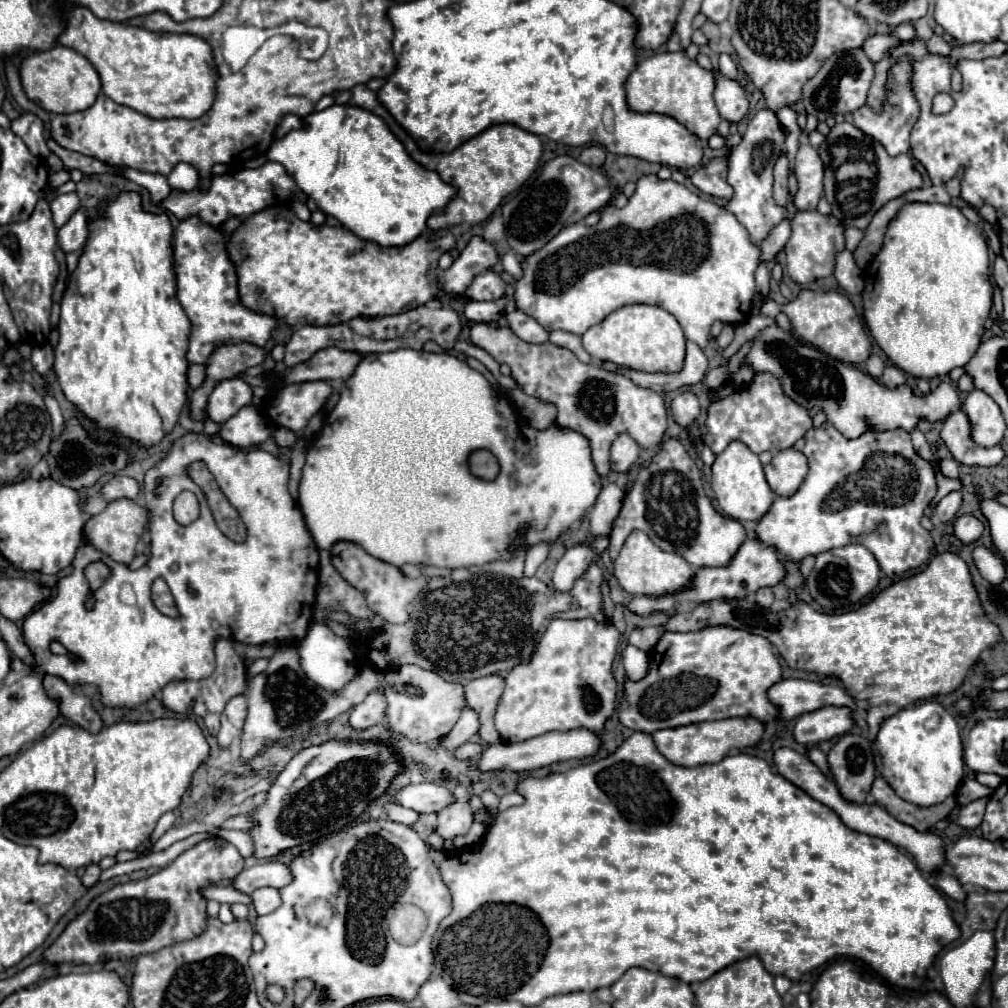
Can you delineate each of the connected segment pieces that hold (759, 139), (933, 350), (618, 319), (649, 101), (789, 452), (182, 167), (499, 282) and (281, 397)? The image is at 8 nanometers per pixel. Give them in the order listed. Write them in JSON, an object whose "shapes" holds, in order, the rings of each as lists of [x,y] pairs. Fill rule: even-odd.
{"shapes":[[[[761,109],[749,121],[745,135],[737,147],[729,153],[729,175],[727,181],[733,185],[735,195],[727,201],[727,209],[737,217],[737,221],[749,231],[749,237],[755,245],[759,245],[769,231],[779,225],[787,217],[787,209],[775,205],[773,201],[773,165],[783,153],[785,131],[771,109]]],[[[907,203],[903,207],[903,211],[891,221],[883,247],[877,253],[877,257],[873,259],[873,263],[867,267],[865,271],[865,289],[863,289],[863,301],[865,301],[865,323],[869,327],[869,333],[873,335],[875,343],[887,353],[887,357],[905,373],[915,375],[915,377],[923,377],[923,379],[931,379],[931,377],[943,377],[947,375],[951,369],[955,367],[963,367],[967,365],[967,361],[975,355],[975,349],[981,343],[983,331],[985,331],[985,321],[991,313],[991,297],[993,297],[993,287],[989,281],[989,247],[987,241],[983,239],[983,235],[977,231],[977,227],[973,223],[969,223],[965,219],[965,215],[953,207],[953,205],[941,205],[941,203]]],[[[627,305],[583,333],[583,347],[595,361],[613,361],[647,373],[679,373],[685,361],[685,335],[677,319],[657,305]]],[[[683,53],[653,55],[637,65],[627,79],[627,103],[633,111],[641,113],[665,113],[683,123],[701,141],[707,141],[719,127],[719,111],[713,101],[715,71],[699,67]]],[[[795,447],[779,451],[769,465],[765,465],[765,477],[769,487],[779,497],[791,497],[807,475],[807,457]]],[[[179,163],[171,173],[169,173],[169,185],[173,189],[181,191],[191,191],[199,185],[199,171],[193,165]]],[[[485,271],[473,279],[467,287],[465,297],[475,301],[493,301],[505,293],[505,281],[495,271]]],[[[325,381],[285,385],[267,405],[267,417],[281,427],[301,433],[309,419],[327,403],[329,395],[331,385]]]]}

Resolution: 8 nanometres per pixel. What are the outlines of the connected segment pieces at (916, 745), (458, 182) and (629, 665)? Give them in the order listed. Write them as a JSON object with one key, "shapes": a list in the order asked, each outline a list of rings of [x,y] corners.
{"shapes":[[[[925,701],[915,707],[905,707],[899,713],[887,717],[879,725],[879,733],[873,741],[873,755],[881,777],[891,785],[891,789],[895,789],[895,793],[899,793],[899,797],[903,797],[905,801],[911,801],[921,807],[937,805],[943,799],[951,797],[963,781],[963,747],[959,725],[945,707],[933,701]]],[[[355,85],[353,97],[349,103],[369,109],[375,115],[383,117],[385,123],[391,127],[391,131],[397,135],[397,139],[405,145],[407,153],[417,163],[425,165],[427,169],[437,171],[445,183],[457,187],[457,193],[447,203],[447,207],[427,219],[427,231],[459,227],[459,225],[475,225],[475,223],[485,221],[511,191],[515,191],[519,185],[523,185],[531,177],[531,173],[537,169],[541,153],[543,153],[539,135],[529,133],[513,123],[493,125],[493,127],[485,129],[483,133],[479,133],[477,137],[473,137],[471,141],[465,141],[463,145],[459,145],[459,149],[453,149],[451,153],[425,153],[423,149],[419,149],[417,141],[411,139],[409,133],[405,133],[405,129],[395,121],[395,117],[391,117],[391,113],[387,113],[387,109],[381,105],[377,93],[371,91],[367,85]]],[[[627,645],[623,653],[623,665],[627,671],[627,677],[633,681],[639,681],[647,675],[647,653],[641,649],[635,649],[635,645]]]]}

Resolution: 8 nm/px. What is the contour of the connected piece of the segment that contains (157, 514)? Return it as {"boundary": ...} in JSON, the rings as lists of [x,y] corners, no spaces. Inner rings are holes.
{"boundary":[[[187,433],[187,435],[183,435],[181,439],[177,439],[177,441],[173,443],[173,447],[171,447],[171,453],[169,453],[169,455],[167,455],[167,457],[165,457],[157,467],[153,467],[153,469],[149,469],[149,471],[145,473],[143,503],[147,503],[147,509],[149,509],[149,515],[151,515],[151,519],[149,519],[149,533],[151,533],[151,559],[149,559],[149,561],[147,561],[147,565],[143,565],[141,569],[131,571],[127,565],[113,561],[113,559],[111,559],[111,557],[107,557],[103,551],[97,551],[93,545],[89,545],[89,543],[81,545],[81,547],[77,549],[77,557],[75,557],[75,561],[73,561],[73,573],[57,581],[57,587],[55,587],[55,595],[53,595],[53,599],[47,599],[45,603],[41,603],[39,607],[35,607],[35,609],[25,617],[25,623],[23,623],[23,631],[25,631],[25,635],[23,635],[23,637],[25,637],[27,645],[31,647],[31,651],[33,651],[33,655],[35,655],[35,661],[37,661],[35,673],[49,673],[49,675],[61,677],[61,679],[63,679],[67,685],[71,685],[71,687],[75,687],[75,685],[93,685],[93,687],[97,687],[97,689],[99,689],[101,703],[103,703],[105,707],[137,707],[137,705],[147,703],[147,701],[149,701],[157,691],[161,691],[169,681],[183,681],[183,679],[199,681],[199,679],[209,677],[209,675],[213,673],[213,669],[215,669],[215,653],[213,653],[213,645],[215,645],[215,639],[217,639],[217,637],[229,637],[229,639],[233,639],[233,641],[241,641],[241,643],[247,643],[247,645],[263,645],[263,643],[271,643],[271,641],[275,641],[275,643],[279,643],[279,645],[287,645],[287,643],[297,645],[297,643],[305,637],[305,631],[297,629],[299,625],[303,625],[303,623],[297,623],[297,609],[301,607],[301,615],[303,615],[303,617],[299,617],[299,621],[301,621],[301,619],[307,619],[307,621],[305,621],[305,625],[313,621],[313,611],[311,611],[311,607],[313,607],[313,603],[315,603],[317,565],[319,565],[317,561],[319,561],[319,557],[317,557],[315,541],[313,541],[311,533],[307,531],[307,527],[305,527],[305,523],[303,523],[301,509],[299,509],[299,505],[293,501],[293,497],[289,495],[287,481],[289,481],[289,463],[283,463],[281,459],[273,457],[271,453],[267,453],[267,451],[263,451],[263,449],[237,449],[237,447],[233,447],[233,445],[217,445],[217,443],[209,441],[209,437],[205,437],[203,433]],[[193,461],[203,461],[203,463],[209,467],[209,471],[215,475],[215,481],[217,481],[219,489],[225,493],[225,497],[231,501],[231,505],[239,511],[239,515],[241,515],[241,519],[243,519],[243,523],[245,523],[245,527],[247,527],[247,539],[245,539],[243,543],[233,543],[231,539],[227,539],[227,537],[219,531],[219,527],[217,527],[217,523],[215,523],[215,519],[213,519],[213,515],[211,515],[211,511],[209,511],[209,507],[207,507],[207,499],[205,499],[205,495],[203,495],[201,487],[197,487],[197,485],[193,483],[193,479],[187,475],[187,467],[189,467]],[[185,489],[187,489],[187,491],[193,491],[193,493],[197,495],[199,505],[201,505],[201,515],[199,515],[199,519],[195,519],[195,521],[193,521],[193,523],[189,523],[189,525],[179,525],[179,523],[173,519],[173,511],[171,511],[171,507],[173,507],[175,497],[177,497],[181,491],[185,491]],[[97,559],[105,561],[105,563],[111,567],[111,577],[109,577],[109,579],[107,579],[107,581],[105,581],[97,591],[93,591],[95,603],[93,603],[93,609],[87,609],[87,607],[85,607],[85,599],[87,599],[87,593],[89,593],[91,589],[89,589],[89,583],[87,583],[87,579],[85,579],[85,575],[83,575],[83,567],[85,567],[85,565],[89,565],[91,561],[97,561]],[[159,577],[169,585],[169,589],[171,589],[171,593],[173,593],[173,597],[175,597],[177,609],[179,609],[179,613],[181,613],[181,617],[179,617],[179,619],[165,617],[165,615],[159,612],[159,610],[153,605],[151,600],[151,586],[153,581],[155,581],[155,579],[159,579]],[[53,639],[57,639],[57,641],[59,641],[67,651],[71,651],[71,653],[79,655],[79,657],[81,657],[81,663],[71,661],[67,655],[53,655],[53,653],[49,651],[49,645],[51,645],[51,641],[53,641]]]}

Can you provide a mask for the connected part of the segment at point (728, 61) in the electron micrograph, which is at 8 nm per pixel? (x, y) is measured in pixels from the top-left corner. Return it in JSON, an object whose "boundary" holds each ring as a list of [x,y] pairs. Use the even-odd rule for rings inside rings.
{"boundary":[[[721,55],[721,59],[719,59],[719,71],[721,71],[727,79],[737,81],[737,65],[733,63],[733,59],[731,59],[729,55]]]}

